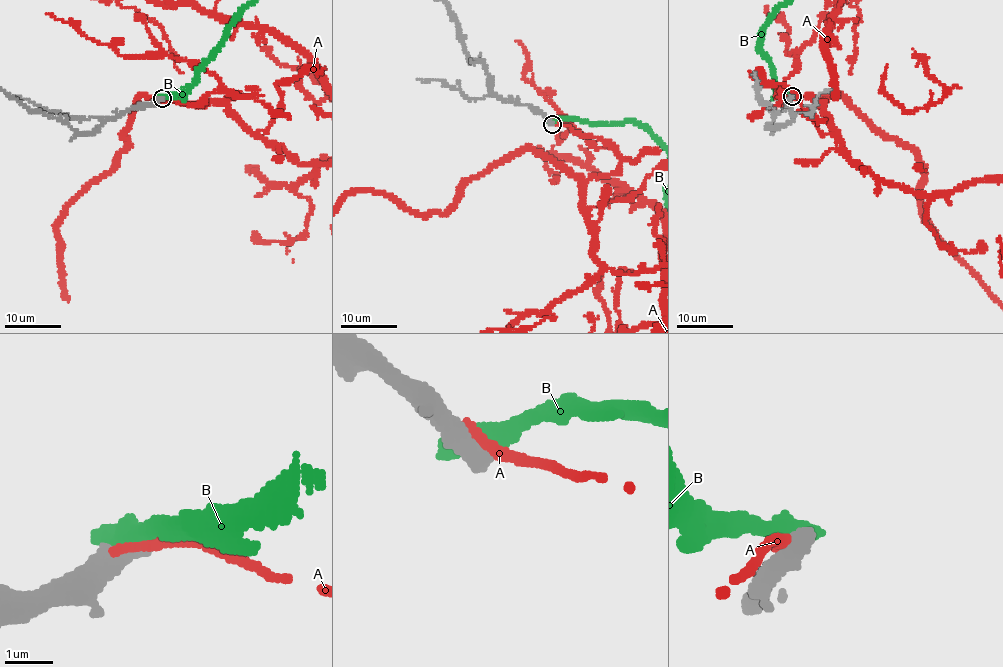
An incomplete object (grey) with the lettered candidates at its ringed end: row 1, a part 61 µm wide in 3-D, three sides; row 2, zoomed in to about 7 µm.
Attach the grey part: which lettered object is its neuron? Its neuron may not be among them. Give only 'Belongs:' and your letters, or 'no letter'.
Belongs: no letter

